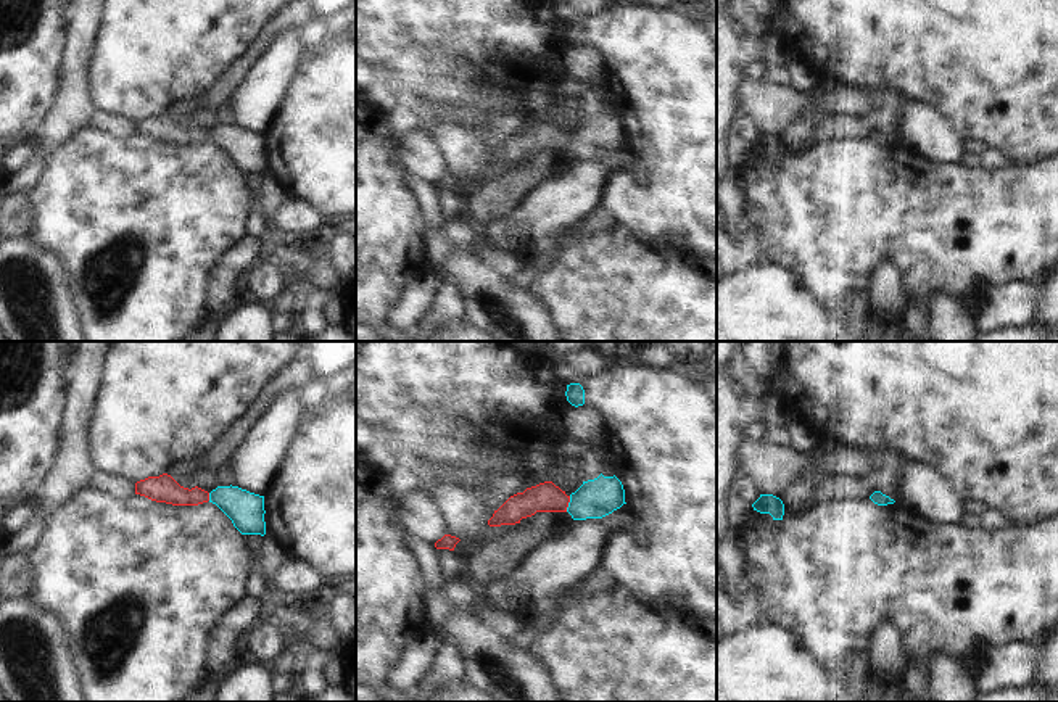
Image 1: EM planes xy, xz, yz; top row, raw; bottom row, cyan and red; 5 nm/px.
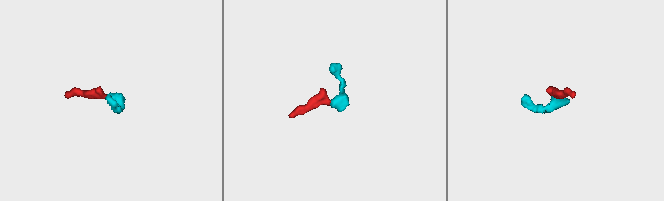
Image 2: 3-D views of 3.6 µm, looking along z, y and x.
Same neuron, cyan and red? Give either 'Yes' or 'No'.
Yes

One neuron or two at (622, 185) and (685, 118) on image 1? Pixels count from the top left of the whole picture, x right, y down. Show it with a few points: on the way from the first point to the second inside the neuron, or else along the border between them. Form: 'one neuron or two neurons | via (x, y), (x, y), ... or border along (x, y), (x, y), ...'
one neuron | via (646, 192), (685, 155), (685, 142)

